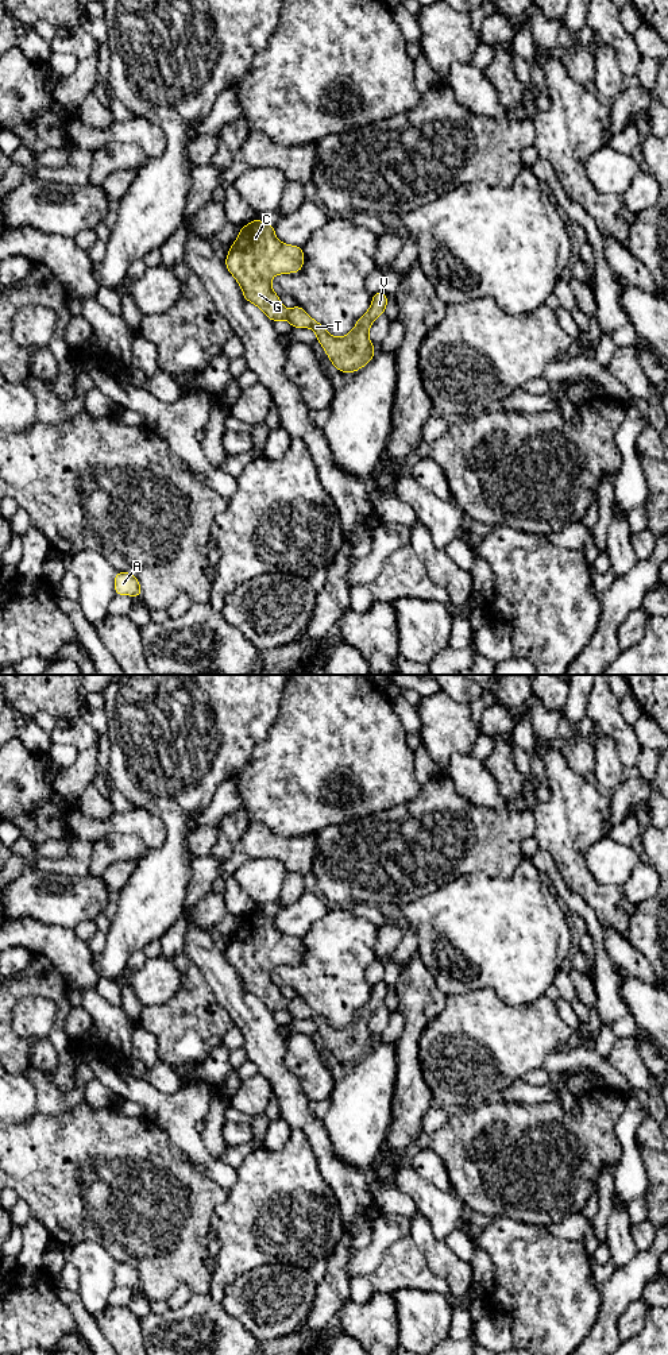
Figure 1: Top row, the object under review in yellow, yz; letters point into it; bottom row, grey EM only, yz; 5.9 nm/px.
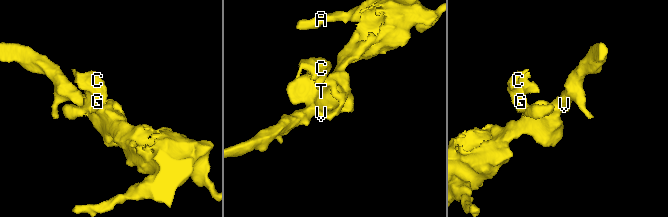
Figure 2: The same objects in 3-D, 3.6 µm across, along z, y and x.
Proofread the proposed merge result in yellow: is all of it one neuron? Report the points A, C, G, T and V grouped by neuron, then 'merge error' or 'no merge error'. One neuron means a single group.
A T V / C G; merge error

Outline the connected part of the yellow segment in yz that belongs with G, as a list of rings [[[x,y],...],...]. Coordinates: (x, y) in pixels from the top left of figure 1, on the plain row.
[[[255,910],[240,919],[224,954],[247,992],[263,1001],[273,1014],[286,1010],[287,1000],[273,983],[271,969],[302,960],[301,938],[281,934],[275,929],[274,916]]]

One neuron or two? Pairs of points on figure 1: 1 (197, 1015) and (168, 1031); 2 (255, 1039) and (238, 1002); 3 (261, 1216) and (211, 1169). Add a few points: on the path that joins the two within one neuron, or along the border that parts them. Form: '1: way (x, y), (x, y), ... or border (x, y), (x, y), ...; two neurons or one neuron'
1: way (190, 1022), (181, 1031), (174, 1031); one neuron
2: way (255, 1030), (255, 1022), (247, 1011); one neuron
3: border (236, 1169), (236, 1181), (227, 1189); two neurons

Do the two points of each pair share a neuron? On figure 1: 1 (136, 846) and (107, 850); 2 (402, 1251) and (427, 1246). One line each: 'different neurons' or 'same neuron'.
1: same neuron
2: different neurons

